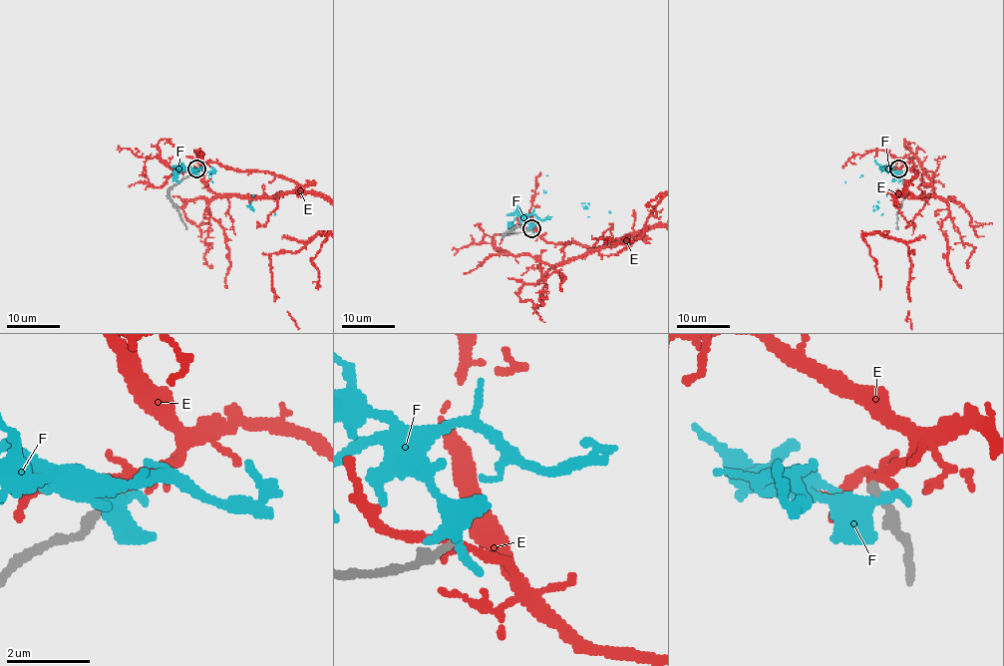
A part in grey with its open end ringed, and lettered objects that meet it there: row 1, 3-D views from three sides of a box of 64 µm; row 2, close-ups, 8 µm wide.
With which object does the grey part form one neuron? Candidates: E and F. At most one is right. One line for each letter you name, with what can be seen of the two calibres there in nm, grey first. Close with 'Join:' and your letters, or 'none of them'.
Join: none of them

